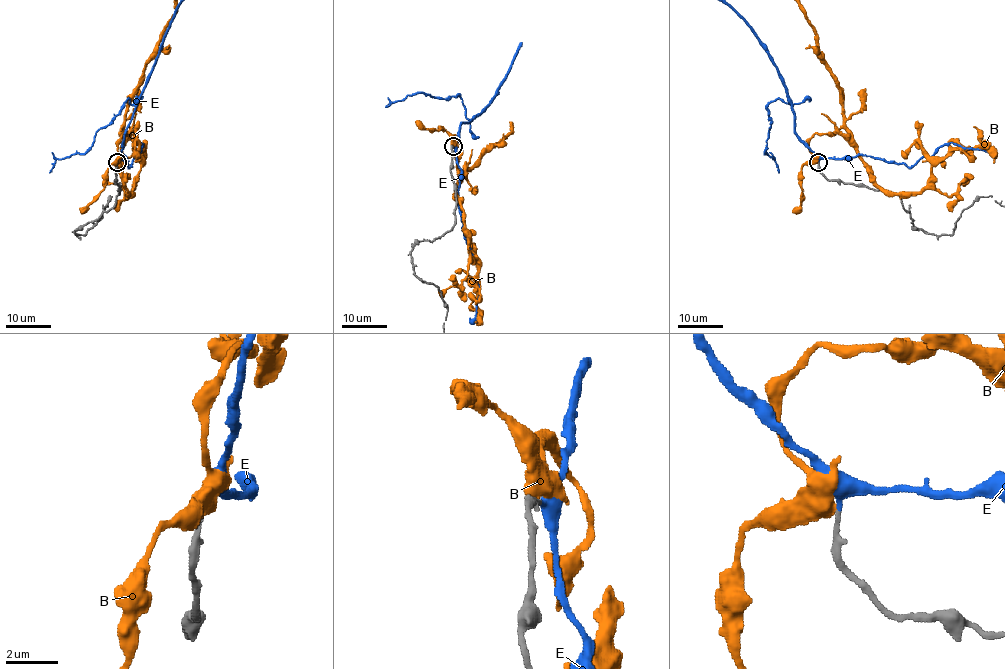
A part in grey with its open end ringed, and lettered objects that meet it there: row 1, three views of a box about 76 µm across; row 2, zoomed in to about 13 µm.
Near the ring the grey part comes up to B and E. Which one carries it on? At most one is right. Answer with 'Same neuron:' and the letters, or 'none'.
Same neuron: E

